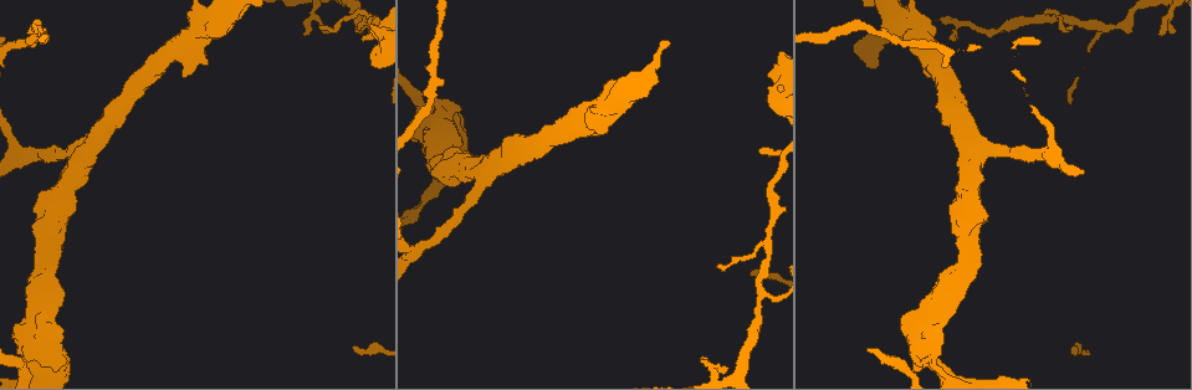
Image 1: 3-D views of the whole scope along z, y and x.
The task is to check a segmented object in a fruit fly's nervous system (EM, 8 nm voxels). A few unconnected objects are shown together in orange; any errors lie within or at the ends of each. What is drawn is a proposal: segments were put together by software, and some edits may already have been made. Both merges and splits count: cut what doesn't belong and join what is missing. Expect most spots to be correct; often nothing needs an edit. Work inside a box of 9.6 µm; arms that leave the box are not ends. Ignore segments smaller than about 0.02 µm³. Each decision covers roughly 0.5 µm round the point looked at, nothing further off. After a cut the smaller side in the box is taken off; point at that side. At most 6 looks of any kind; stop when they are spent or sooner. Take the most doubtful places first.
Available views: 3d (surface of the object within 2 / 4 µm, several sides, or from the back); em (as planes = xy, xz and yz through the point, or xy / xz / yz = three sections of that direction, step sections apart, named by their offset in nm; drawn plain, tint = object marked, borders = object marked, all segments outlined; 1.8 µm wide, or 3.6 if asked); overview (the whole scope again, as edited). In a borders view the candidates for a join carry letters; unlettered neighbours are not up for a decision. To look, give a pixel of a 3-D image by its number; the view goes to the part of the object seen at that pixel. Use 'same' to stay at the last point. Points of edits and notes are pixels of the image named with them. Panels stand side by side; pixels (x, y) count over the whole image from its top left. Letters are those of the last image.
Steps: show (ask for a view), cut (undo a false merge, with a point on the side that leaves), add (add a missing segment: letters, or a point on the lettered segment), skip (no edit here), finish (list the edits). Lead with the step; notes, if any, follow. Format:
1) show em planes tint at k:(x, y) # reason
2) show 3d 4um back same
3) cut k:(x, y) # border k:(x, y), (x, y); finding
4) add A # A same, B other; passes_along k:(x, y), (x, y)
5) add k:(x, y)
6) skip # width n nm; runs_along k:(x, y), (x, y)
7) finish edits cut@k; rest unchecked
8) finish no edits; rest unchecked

show 3d 4um at 1:(878, 66) # free end

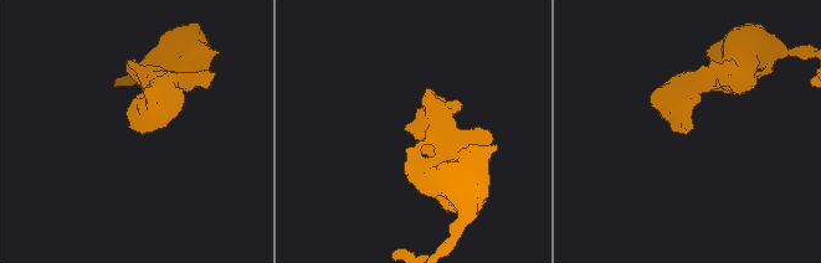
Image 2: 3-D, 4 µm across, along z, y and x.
show em xz step 8 borders at 2:(408, 129) # need the tissue

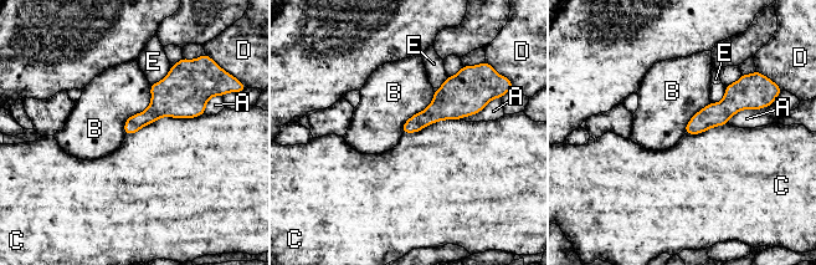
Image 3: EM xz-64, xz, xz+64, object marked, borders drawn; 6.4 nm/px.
show em planes borders same # another direction

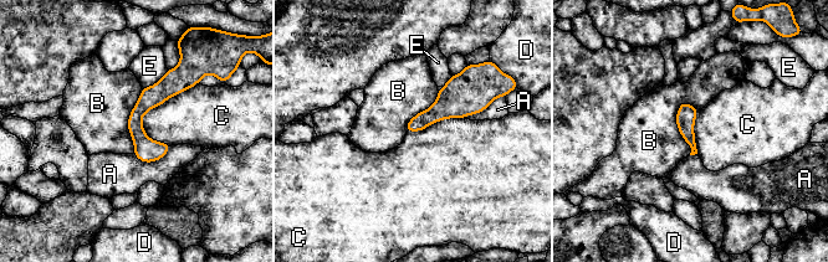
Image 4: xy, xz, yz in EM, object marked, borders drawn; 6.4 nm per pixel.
skip # A other, B other, C other, D other, E other; none of them fits

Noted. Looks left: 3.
show em xy step 16 tint at 1:(363, 28)

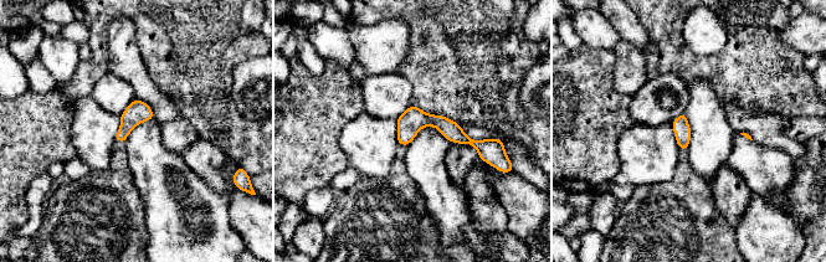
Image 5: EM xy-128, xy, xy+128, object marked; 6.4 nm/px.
show em planes borders same # cut it another way

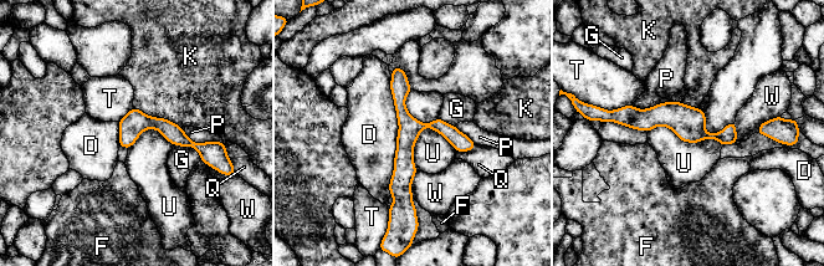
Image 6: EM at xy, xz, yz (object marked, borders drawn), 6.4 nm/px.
skip # longest_contact D 800 nm; D other, F other, G other, K other, P other, Q other, T other, U other, W other; runs_along 6:(395, 71), (404, 117), (407, 208); one cell here

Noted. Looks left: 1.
finish no edits; rest unchecked

